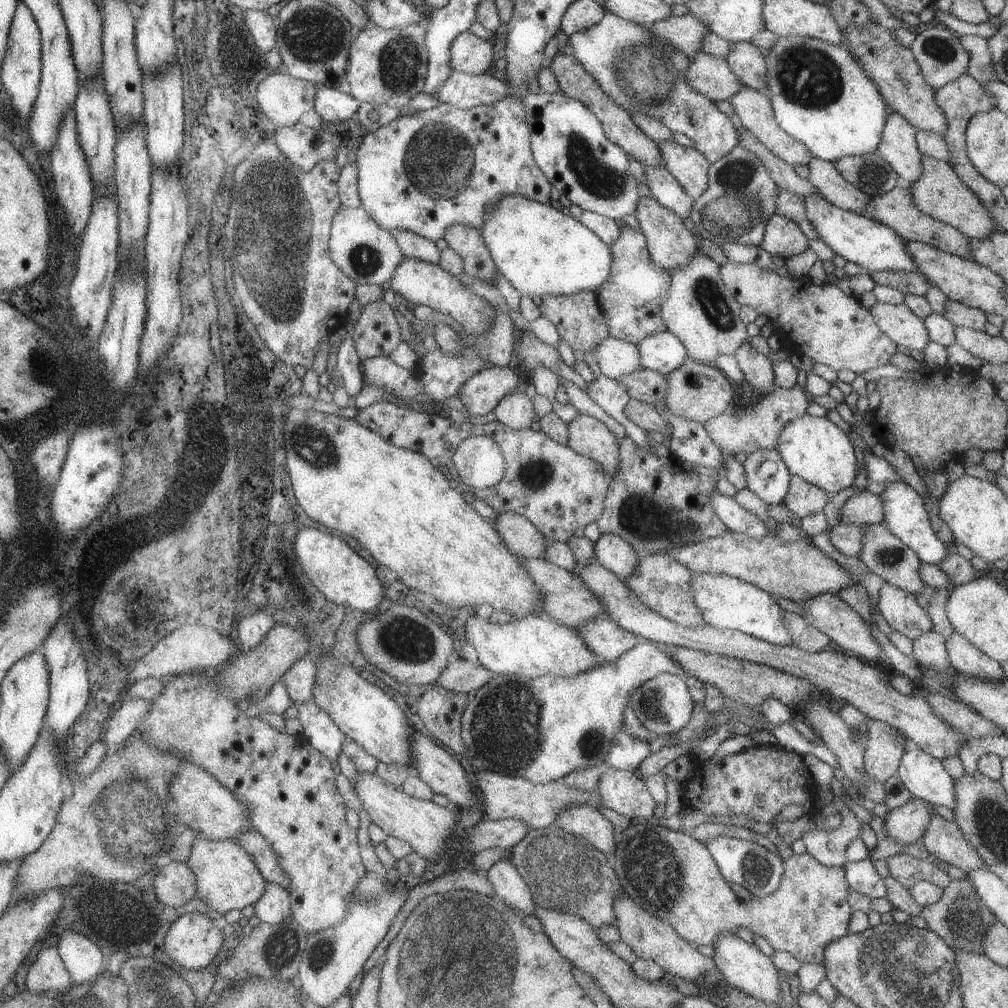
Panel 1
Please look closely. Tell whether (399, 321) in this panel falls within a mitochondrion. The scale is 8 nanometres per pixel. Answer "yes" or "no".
no

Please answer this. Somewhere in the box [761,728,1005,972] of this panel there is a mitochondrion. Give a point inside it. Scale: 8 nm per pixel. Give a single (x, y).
(965, 918)

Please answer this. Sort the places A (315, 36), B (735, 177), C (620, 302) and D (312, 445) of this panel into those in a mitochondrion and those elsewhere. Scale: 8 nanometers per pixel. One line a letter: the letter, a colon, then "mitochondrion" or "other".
A: mitochondrion
B: mitochondrion
C: mitochondrion
D: mitochondrion

